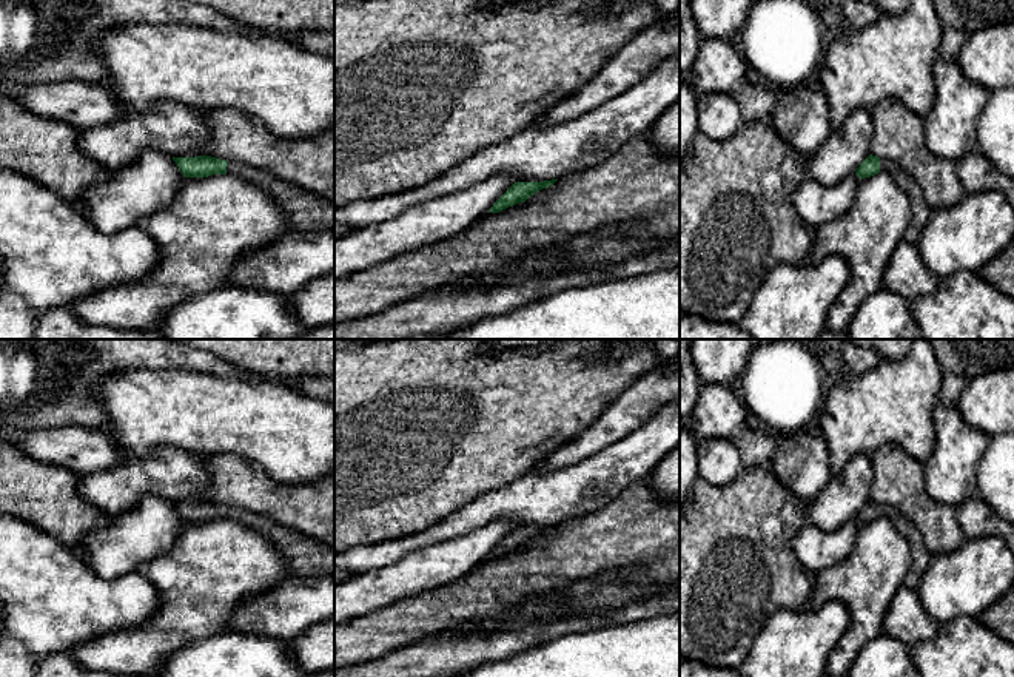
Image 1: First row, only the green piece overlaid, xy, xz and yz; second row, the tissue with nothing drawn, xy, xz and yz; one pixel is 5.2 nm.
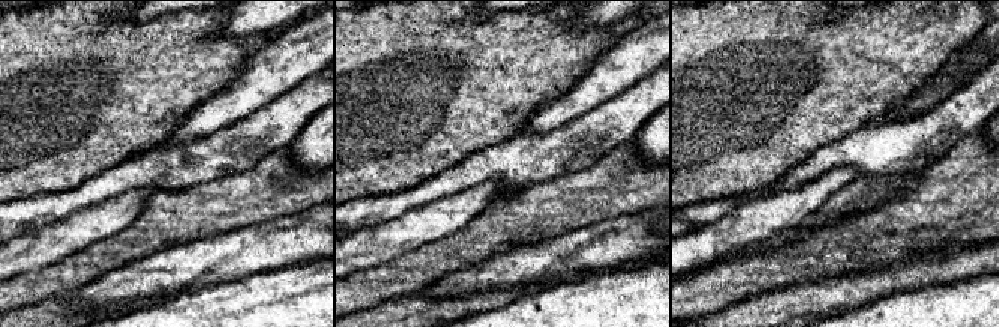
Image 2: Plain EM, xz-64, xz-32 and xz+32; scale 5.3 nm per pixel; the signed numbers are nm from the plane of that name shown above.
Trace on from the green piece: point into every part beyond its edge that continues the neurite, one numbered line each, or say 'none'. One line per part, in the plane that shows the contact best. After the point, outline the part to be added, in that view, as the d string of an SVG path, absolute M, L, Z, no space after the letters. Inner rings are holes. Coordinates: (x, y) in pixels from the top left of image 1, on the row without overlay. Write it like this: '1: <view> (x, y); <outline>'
1: xy (305, 557); M228 506L227 518L262 534L285 558L293 577L334 574L334 546L316 541L268 517Z

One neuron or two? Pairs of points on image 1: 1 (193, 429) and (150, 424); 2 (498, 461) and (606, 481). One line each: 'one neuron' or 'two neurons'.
1: one neuron
2: two neurons

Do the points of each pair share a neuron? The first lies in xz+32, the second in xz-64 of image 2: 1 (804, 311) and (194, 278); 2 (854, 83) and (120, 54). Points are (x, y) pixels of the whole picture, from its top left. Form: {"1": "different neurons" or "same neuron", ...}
{"1": "different neurons", "2": "same neuron"}

